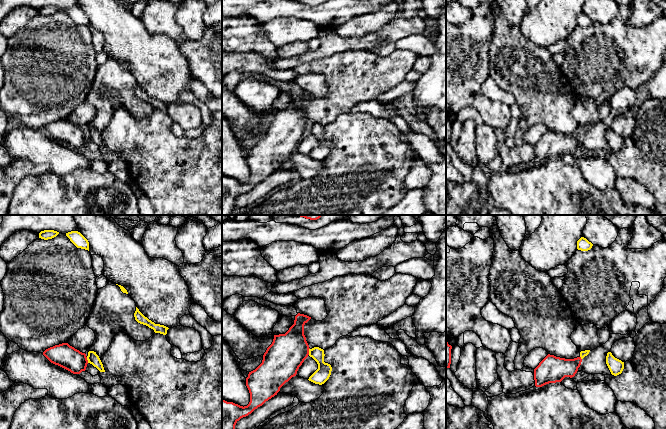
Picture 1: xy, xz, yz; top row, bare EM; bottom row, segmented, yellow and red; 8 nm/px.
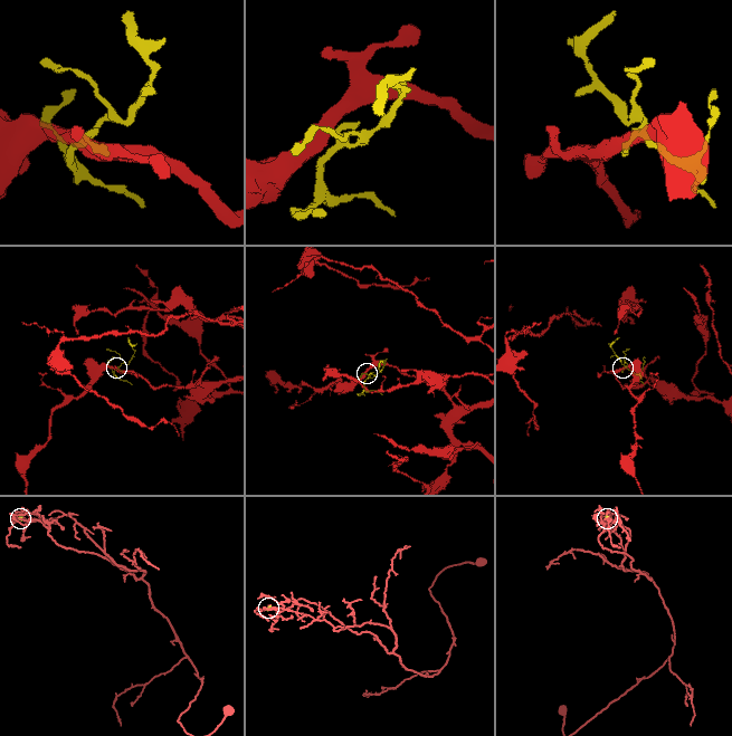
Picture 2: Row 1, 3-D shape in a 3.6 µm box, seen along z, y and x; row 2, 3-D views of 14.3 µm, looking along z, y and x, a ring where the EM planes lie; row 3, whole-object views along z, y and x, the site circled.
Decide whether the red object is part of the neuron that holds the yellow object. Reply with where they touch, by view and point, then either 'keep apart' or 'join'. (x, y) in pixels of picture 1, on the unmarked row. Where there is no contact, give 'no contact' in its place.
contact xz (309, 127); keep apart

